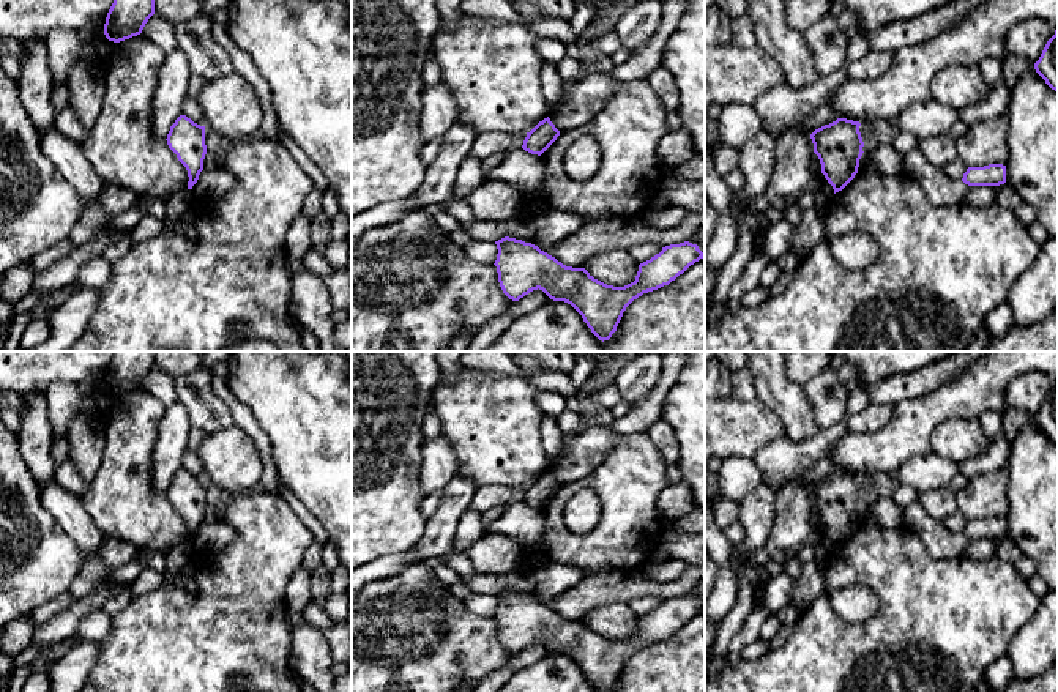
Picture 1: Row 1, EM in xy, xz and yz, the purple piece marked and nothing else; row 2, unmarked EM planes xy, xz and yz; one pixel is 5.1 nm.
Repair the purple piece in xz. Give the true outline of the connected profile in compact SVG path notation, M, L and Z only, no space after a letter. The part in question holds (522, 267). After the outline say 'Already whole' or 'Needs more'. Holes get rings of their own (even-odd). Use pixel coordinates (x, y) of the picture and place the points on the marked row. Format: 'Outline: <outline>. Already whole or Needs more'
Outline: M505 236L495 241L498 282L503 293L519 301L533 290L542 290L553 301L571 304L599 340L617 331L626 307L643 293L669 285L691 265L705 259L689 241L662 247L639 265L635 281L624 287L607 285L585 268L572 268L531 243Z. Already whole

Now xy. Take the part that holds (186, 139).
Outline: M180 115L170 126L166 140L178 161L186 167L189 177L188 189L192 189L203 170L207 154L205 126L194 123L186 115Z. Already whole

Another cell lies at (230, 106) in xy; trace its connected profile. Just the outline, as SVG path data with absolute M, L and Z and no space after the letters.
M238 73L208 80L197 98L205 126L230 143L262 136L263 110L252 85Z

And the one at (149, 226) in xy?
M145 213L139 221L139 224L129 232L129 238L132 244L139 244L162 232L164 232L164 221L156 219Z

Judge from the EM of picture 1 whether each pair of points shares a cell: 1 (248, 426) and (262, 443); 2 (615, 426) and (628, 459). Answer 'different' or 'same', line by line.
1: same
2: different

